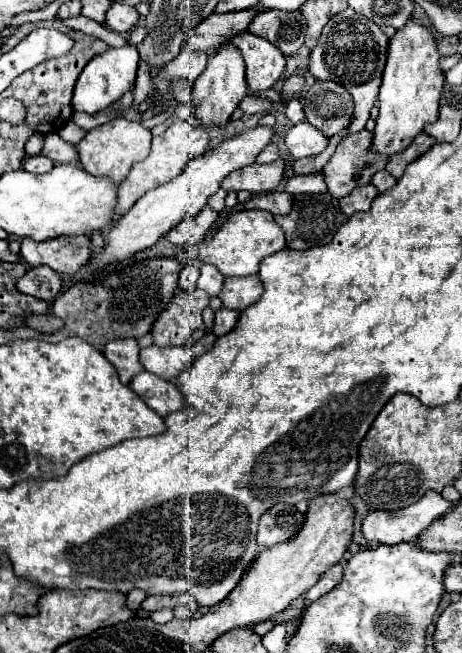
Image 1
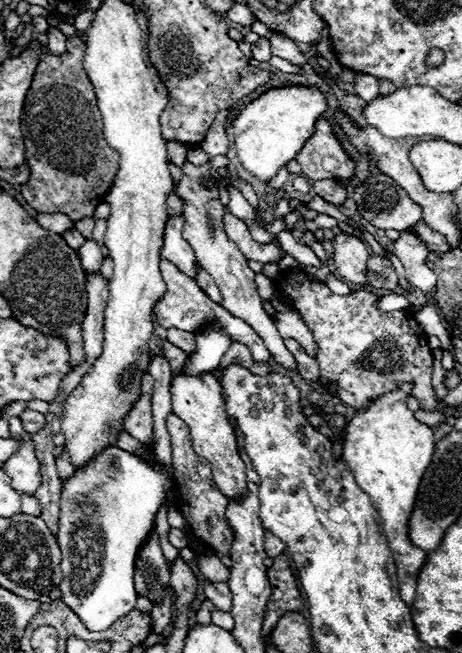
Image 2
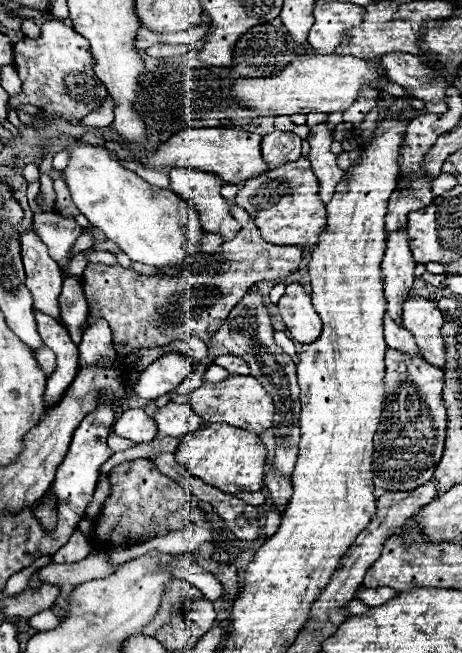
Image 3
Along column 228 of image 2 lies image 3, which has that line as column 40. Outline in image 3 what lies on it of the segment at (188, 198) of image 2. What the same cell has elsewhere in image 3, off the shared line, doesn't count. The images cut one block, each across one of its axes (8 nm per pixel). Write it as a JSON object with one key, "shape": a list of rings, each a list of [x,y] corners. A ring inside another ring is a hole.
{"shape":[[[34,230],[22,232],[22,260],[26,268],[26,286],[34,298],[34,310],[60,320],[58,296],[62,288],[60,266],[48,256],[46,244],[36,236]]]}

